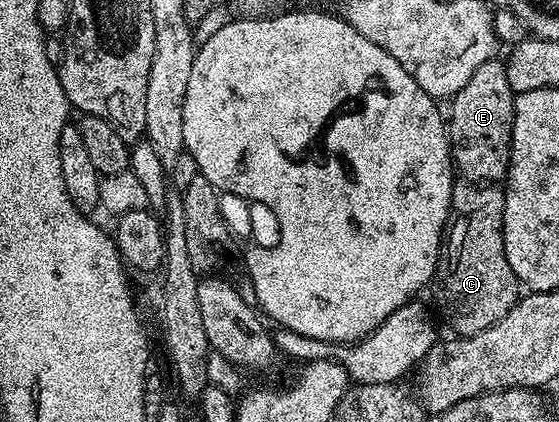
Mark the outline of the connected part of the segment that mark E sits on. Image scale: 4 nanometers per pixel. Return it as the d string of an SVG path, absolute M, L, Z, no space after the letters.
M495 57L484 61L468 85L453 95L453 118L448 124L450 157L470 181L502 181L510 168L510 142L514 124L514 91L509 87L506 64Z

